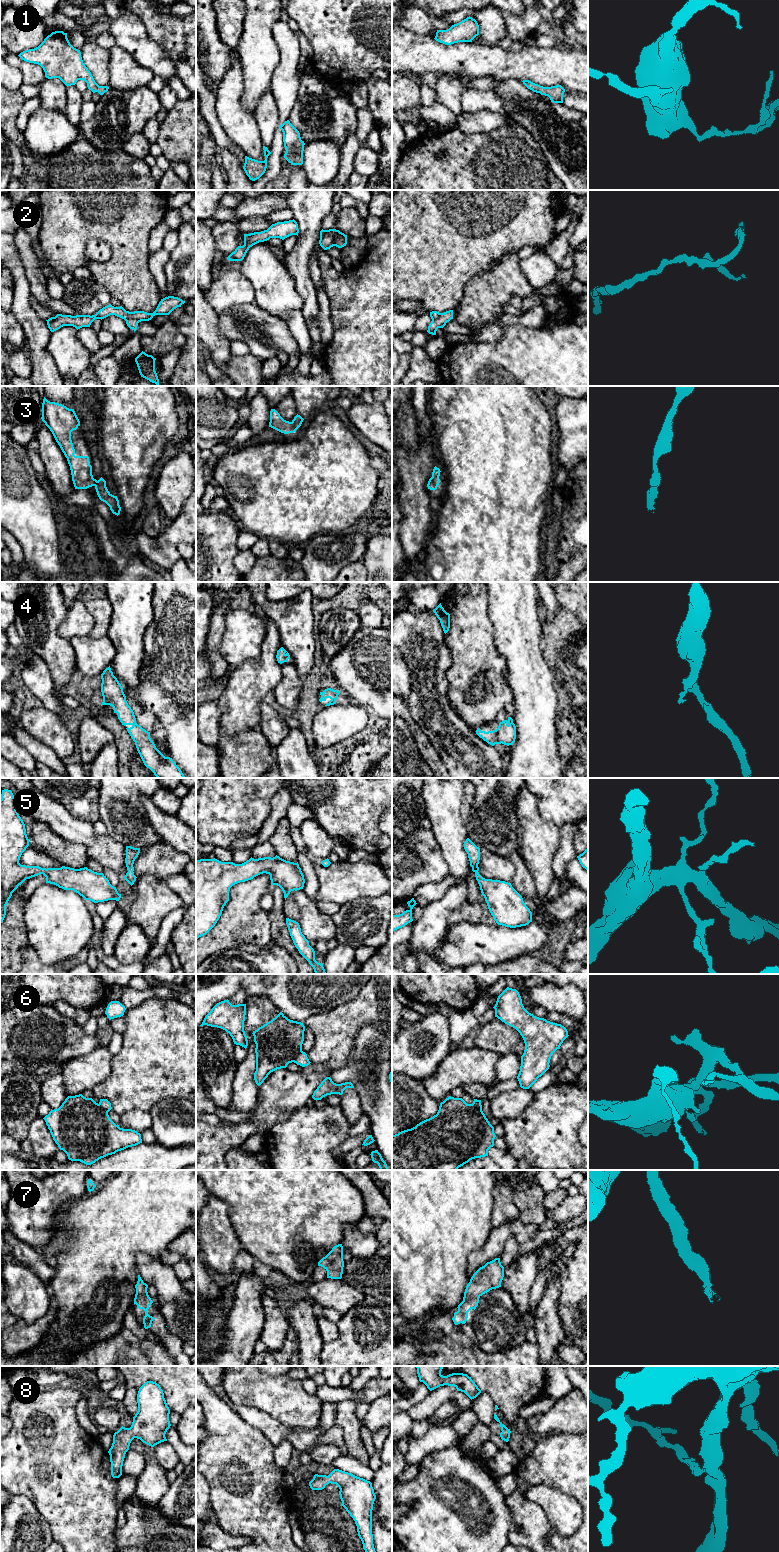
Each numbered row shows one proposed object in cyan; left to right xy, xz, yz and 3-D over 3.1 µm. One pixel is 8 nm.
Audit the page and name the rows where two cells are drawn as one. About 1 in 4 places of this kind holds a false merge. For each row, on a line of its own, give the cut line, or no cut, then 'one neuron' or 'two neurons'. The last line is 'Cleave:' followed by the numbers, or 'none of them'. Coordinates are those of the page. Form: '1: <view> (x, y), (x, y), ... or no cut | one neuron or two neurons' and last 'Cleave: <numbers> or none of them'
1: no cut | one neuron
2: xz (320, 236), (328, 233), (335, 245) | two neurons
3: no cut | one neuron
4: no cut | one neuron
5: no cut | one neuron
6: xz (301, 1050), (293, 1061) | two neurons
7: no cut | one neuron
8: no cut | one neuron
Cleave: 2, 6

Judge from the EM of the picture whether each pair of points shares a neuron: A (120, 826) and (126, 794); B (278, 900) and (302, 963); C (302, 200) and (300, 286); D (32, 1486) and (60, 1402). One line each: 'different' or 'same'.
A: same
B: same
C: same
D: same

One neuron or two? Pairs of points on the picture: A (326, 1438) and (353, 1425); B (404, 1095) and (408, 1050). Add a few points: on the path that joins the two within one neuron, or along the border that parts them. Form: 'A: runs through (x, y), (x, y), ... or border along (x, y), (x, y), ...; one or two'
A: border along (342, 1433), (348, 1455); two
B: border along (402, 1073), (420, 1082); two

